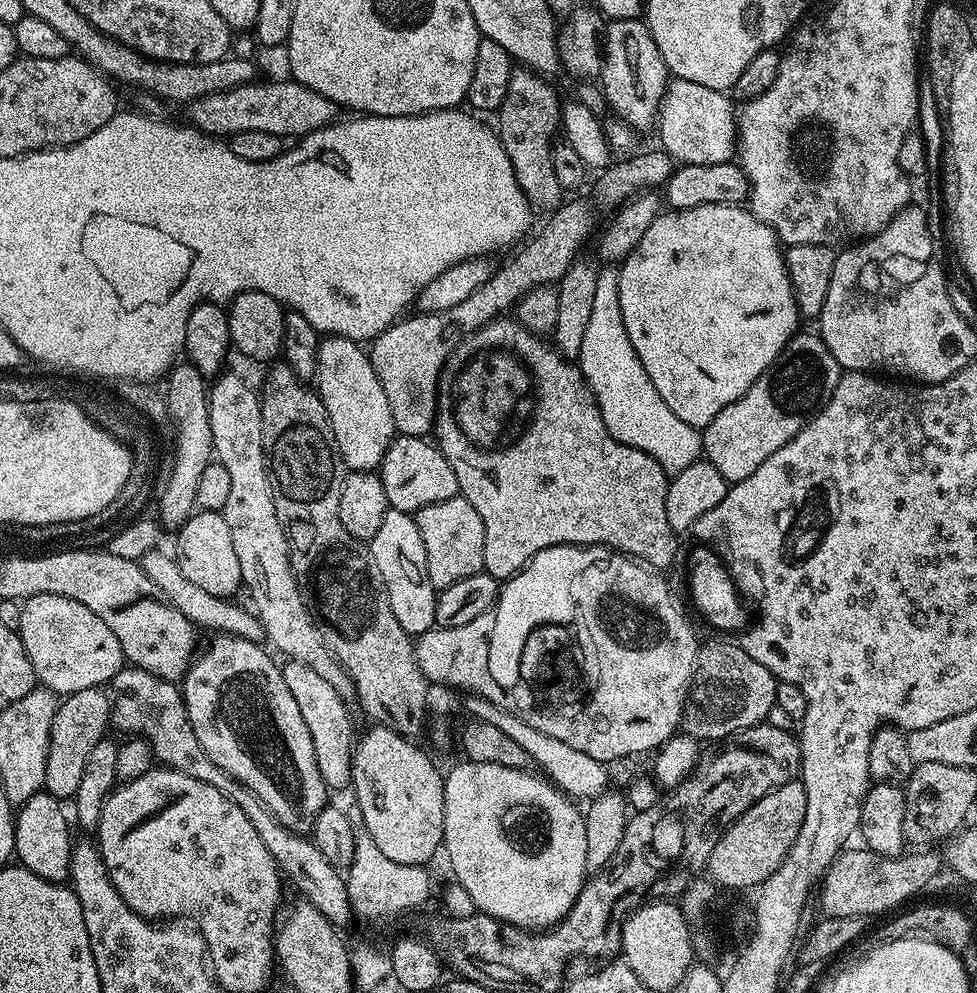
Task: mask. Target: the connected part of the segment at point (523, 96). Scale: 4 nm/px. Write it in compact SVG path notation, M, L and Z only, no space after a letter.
M517 67L510 78L506 102L498 113L500 144L506 150L506 158L510 158L510 166L514 166L514 178L518 178L528 203L533 209L541 208L544 214L555 212L562 203L562 190L558 178L554 178L552 161L552 145L562 128L562 99L548 84L551 83L540 73Z

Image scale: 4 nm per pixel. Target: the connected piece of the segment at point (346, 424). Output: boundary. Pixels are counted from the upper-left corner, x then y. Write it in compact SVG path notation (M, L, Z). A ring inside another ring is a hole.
M350 338L321 339L314 388L326 406L343 467L354 472L371 472L379 469L397 430L394 414L390 414L390 401L386 399L386 390L382 390L382 382L378 382L371 355L360 348L363 347Z

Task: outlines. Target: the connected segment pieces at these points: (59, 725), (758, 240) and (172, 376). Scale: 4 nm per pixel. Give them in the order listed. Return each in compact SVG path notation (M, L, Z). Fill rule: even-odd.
M103 687L87 688L77 692L69 692L59 701L52 719L52 737L48 747L48 761L44 775L44 788L48 795L64 802L75 797L78 782L82 782L82 774L86 768L86 758L90 758L90 750L105 735L108 726L108 696Z
M711 204L710 206L694 206L693 208L677 208L664 210L654 222L650 222L650 230L642 234L642 242L619 265L618 302L622 302L622 322L626 322L626 334L630 334L630 346L638 354L642 366L646 366L646 374L650 374L650 382L654 382L654 390L662 394L662 402L682 418L682 422L690 422L690 426L703 430L730 402L742 398L746 390L765 372L778 358L788 341L796 335L801 327L802 317L794 290L790 286L788 268L784 264L785 249L776 237L776 232L766 222L762 222L747 207L734 204Z
M180 362L167 373L168 392L166 401L171 423L176 423L176 461L172 464L172 473L168 476L168 485L160 496L160 516L158 520L165 529L179 529L188 521L196 508L198 478L202 470L213 459L210 418L208 417L208 389L206 378L190 363Z

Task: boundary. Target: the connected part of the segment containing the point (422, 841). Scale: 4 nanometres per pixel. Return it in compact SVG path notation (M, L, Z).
M372 726L361 740L359 737L352 749L350 788L361 807L371 838L391 861L424 866L436 851L441 851L444 843L444 776L436 769L435 762L409 737L383 726Z

